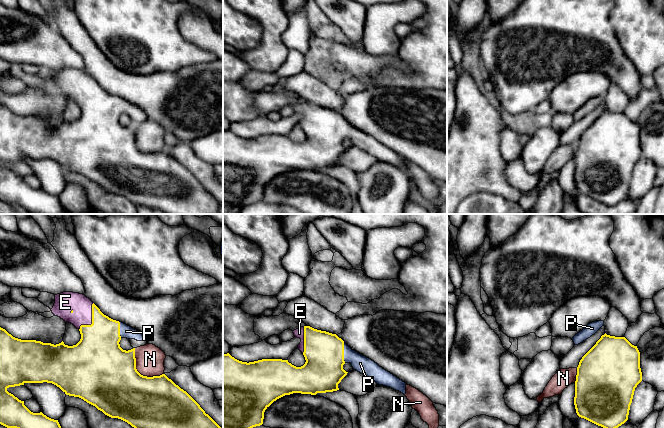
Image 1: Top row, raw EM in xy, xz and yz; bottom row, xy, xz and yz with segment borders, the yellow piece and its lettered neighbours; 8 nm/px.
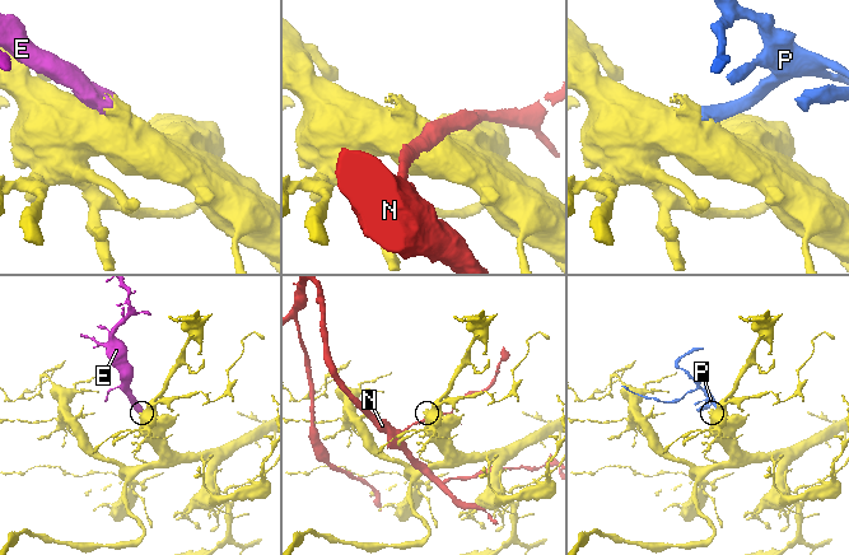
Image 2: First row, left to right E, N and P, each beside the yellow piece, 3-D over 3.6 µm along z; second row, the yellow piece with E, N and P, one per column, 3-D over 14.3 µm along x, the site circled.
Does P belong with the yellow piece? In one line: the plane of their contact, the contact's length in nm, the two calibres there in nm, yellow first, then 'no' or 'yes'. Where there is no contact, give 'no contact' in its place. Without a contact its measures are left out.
xz | 160 nm | 320/140 nm | yes

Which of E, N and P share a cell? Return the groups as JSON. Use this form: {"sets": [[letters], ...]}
{"sets": [["E", "P"], ["N"]]}

